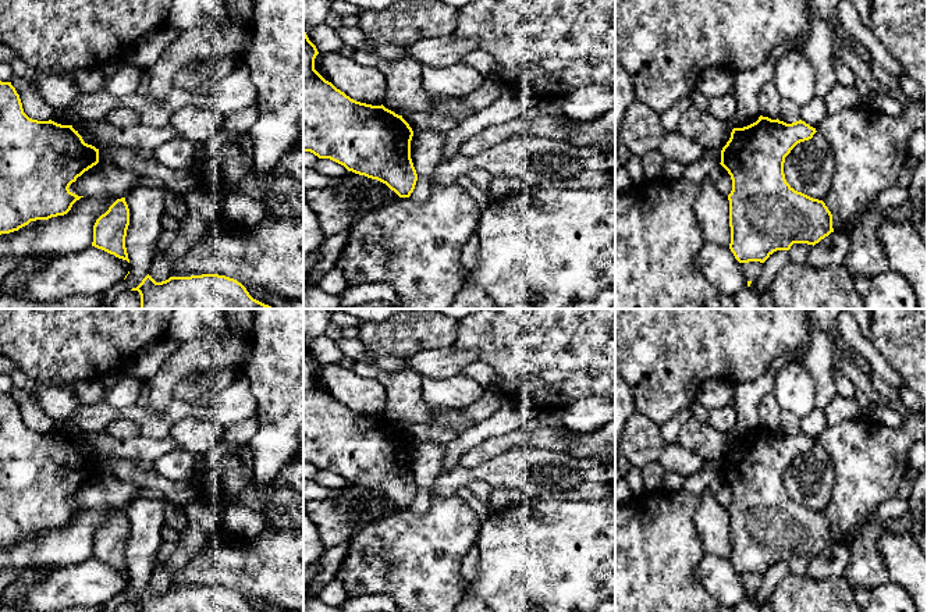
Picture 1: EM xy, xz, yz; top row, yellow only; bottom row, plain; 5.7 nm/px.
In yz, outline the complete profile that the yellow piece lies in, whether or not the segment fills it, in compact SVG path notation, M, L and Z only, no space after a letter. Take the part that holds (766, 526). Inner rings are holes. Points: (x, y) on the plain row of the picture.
M760 427L743 440L734 440L721 462L721 477L732 491L729 512L729 561L739 574L764 574L777 562L789 562L793 555L816 556L831 544L832 526L823 512L795 502L785 491L784 474L791 462L809 452L816 440L799 431L792 435Z

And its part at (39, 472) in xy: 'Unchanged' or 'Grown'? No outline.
Unchanged

